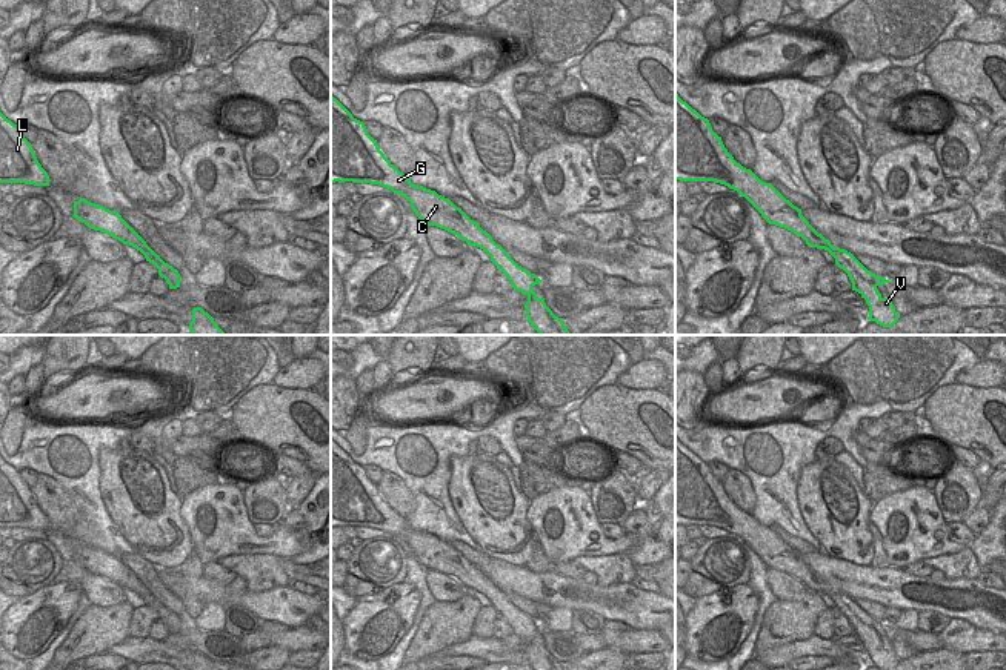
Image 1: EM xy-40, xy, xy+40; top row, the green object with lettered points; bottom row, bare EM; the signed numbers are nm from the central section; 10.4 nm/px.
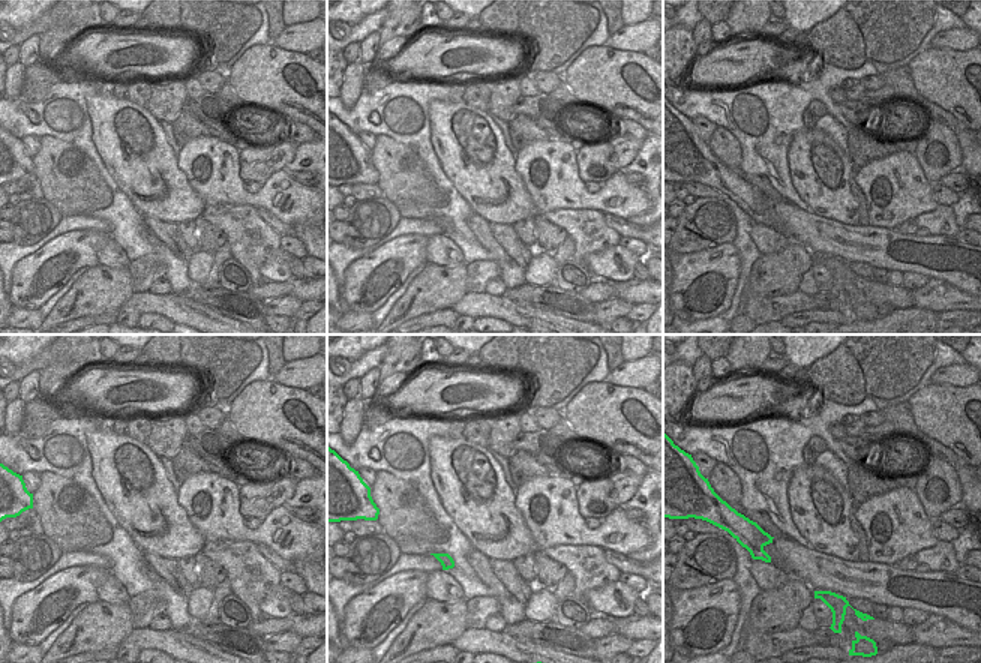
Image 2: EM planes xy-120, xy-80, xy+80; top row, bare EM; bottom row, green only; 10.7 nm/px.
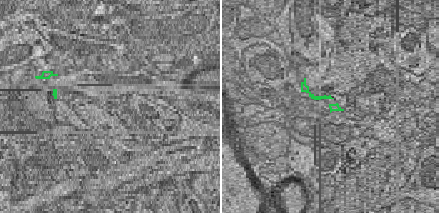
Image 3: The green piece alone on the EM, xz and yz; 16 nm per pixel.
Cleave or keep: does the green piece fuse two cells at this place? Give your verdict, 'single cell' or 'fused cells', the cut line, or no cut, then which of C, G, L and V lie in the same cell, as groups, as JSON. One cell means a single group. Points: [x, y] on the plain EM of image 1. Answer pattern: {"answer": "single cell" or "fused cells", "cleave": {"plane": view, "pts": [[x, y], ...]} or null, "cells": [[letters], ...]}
{"answer": "single cell", "cleave": null, "cells": [["C", "G", "L", "V"]]}

